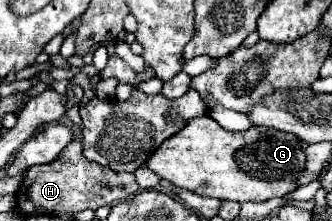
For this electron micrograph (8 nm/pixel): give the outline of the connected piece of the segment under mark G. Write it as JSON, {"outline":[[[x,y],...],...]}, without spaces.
{"outline":[[[210,116],[194,118],[184,126],[174,138],[168,138],[148,160],[148,168],[160,178],[170,180],[174,186],[196,192],[200,196],[210,196],[218,200],[236,200],[236,202],[264,202],[274,196],[286,196],[298,188],[298,178],[306,166],[304,142],[288,132],[278,132],[270,128],[248,128],[244,132],[228,132]]]}

